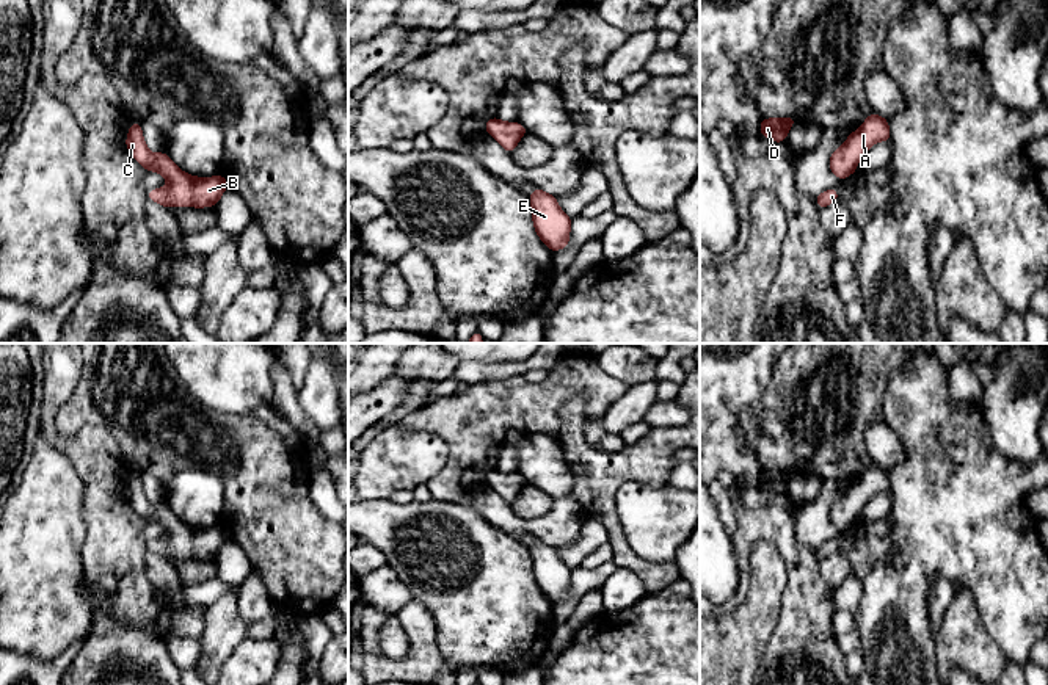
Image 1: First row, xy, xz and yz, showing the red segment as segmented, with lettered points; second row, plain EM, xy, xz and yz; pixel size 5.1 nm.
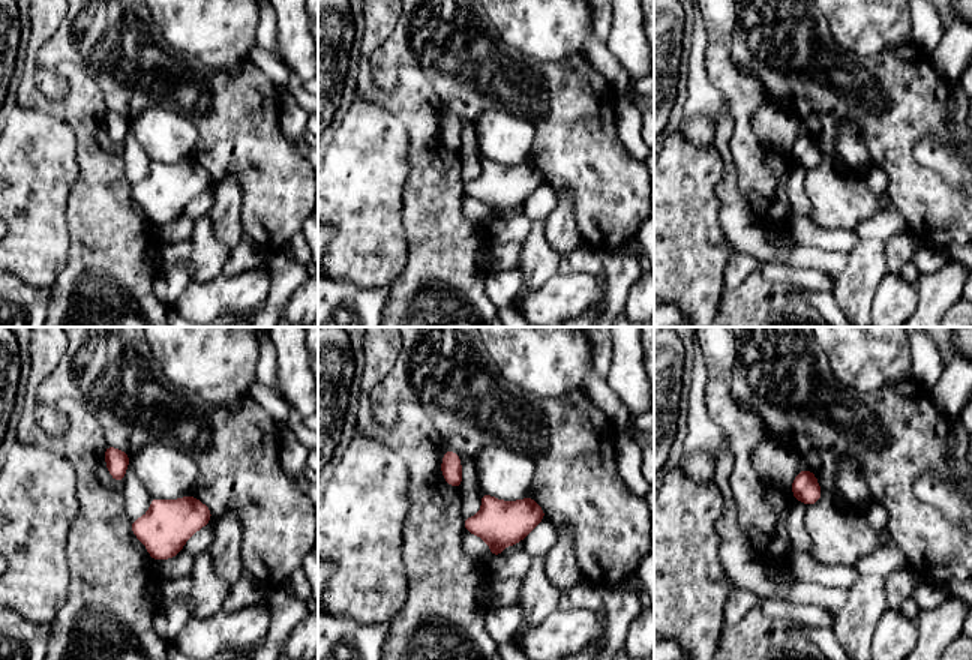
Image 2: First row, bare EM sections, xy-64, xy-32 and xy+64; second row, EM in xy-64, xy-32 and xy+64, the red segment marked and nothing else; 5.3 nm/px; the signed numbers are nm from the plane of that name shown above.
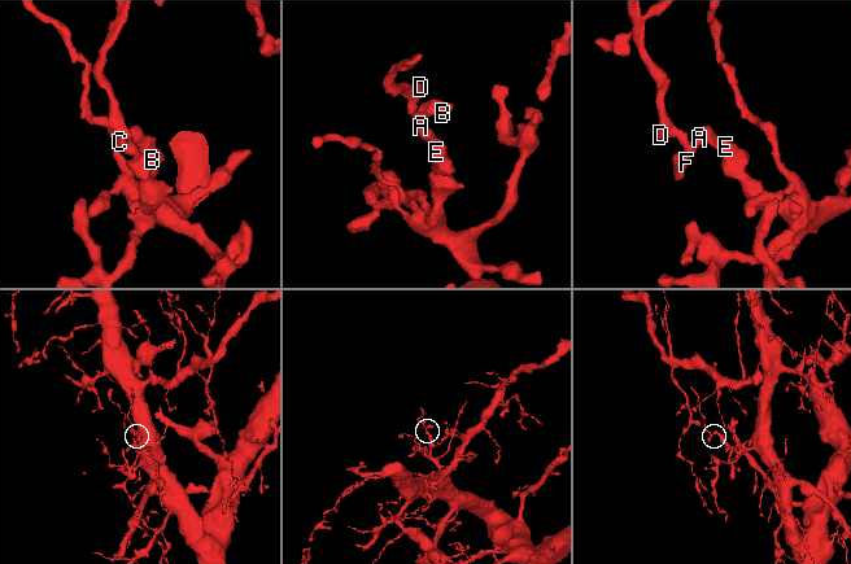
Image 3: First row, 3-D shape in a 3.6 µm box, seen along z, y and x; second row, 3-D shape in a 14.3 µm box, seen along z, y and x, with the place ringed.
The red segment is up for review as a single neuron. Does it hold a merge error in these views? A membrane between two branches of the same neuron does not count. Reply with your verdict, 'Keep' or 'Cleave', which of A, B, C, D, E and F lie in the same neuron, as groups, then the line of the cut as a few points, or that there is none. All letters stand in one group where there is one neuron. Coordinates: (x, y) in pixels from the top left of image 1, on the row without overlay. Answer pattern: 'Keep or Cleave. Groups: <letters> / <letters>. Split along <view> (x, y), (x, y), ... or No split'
Keep. Groups: A B C D E F. No split

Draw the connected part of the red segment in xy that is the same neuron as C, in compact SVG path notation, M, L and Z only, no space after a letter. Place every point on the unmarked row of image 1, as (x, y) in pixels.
M140 473L129 478L126 497L146 522L158 524L166 530L166 539L147 542L147 550L166 560L198 558L202 561L207 556L215 558L229 536L224 527L195 528L180 522L165 502L152 505L143 491Z

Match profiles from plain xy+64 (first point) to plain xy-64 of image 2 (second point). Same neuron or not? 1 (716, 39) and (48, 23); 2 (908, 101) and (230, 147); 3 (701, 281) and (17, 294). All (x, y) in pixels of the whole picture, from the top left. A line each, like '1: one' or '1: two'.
1: one
2: one
3: two

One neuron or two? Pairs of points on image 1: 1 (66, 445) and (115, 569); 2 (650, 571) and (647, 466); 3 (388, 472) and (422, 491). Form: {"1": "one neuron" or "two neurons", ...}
{"1": "one neuron", "2": "one neuron", "3": "two neurons"}

